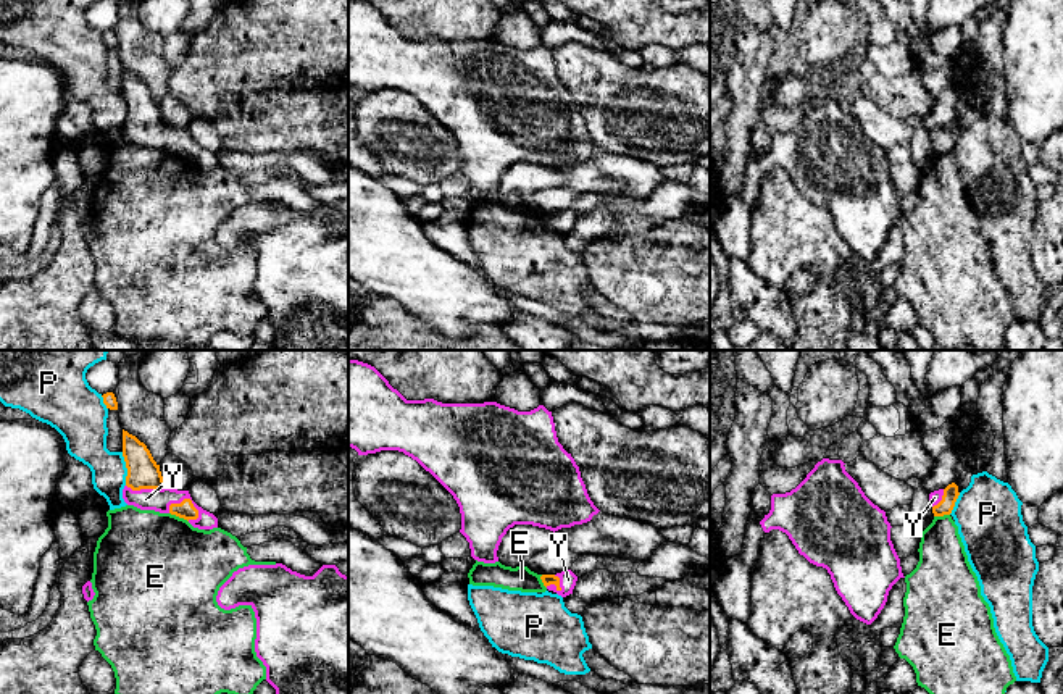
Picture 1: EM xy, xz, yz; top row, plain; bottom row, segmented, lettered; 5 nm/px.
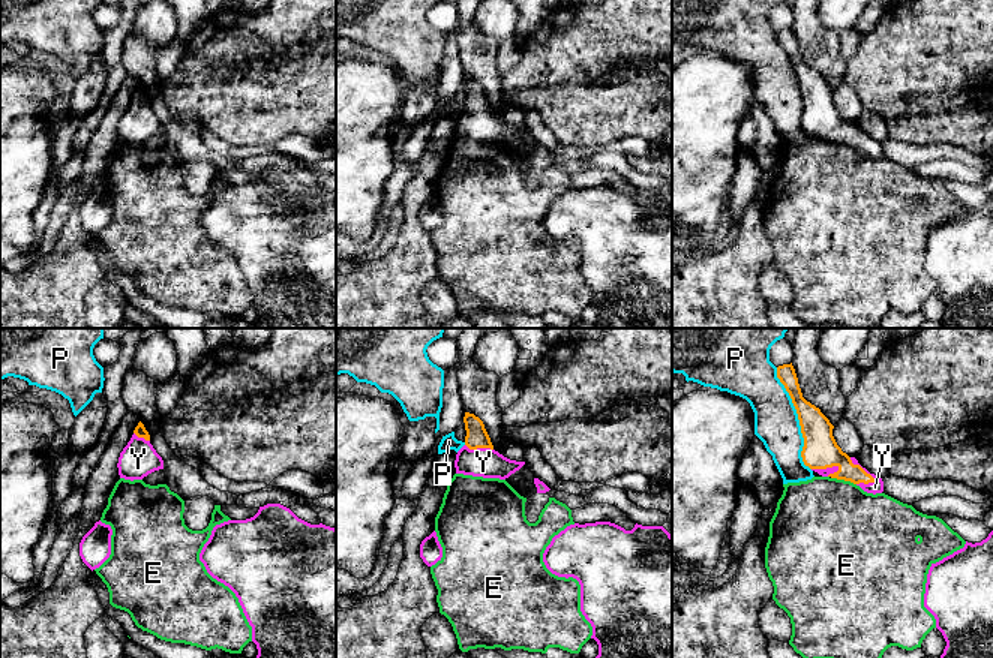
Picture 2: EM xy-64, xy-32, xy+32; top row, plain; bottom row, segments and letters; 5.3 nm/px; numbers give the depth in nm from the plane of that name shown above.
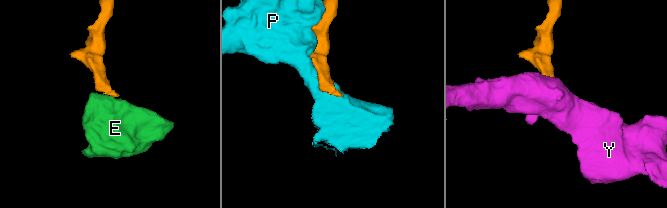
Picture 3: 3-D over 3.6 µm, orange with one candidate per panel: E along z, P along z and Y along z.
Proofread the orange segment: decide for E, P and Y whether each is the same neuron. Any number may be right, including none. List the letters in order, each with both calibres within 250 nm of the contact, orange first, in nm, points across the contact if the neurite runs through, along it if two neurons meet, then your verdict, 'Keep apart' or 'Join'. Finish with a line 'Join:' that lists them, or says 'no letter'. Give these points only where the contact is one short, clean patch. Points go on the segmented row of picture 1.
E: Thickness 90 nm (orange) against 500 nm. Boundary: xy (170, 512), (187, 522). Keep apart
P: Thickness 160 nm (orange) against 200 nm. Keep apart
Y: Thickness 90 nm (orange) against 110 nm. Join
Join: Y

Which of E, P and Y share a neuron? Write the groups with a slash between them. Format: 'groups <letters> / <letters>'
groups E P / Y

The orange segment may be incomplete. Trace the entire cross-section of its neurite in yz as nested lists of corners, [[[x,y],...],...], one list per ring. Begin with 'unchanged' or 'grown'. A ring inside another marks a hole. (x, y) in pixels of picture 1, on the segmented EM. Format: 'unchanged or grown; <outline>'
grown; [[[955,483],[948,484],[945,489],[931,492],[929,504],[932,507],[934,516],[950,515],[958,495],[960,492]]]

